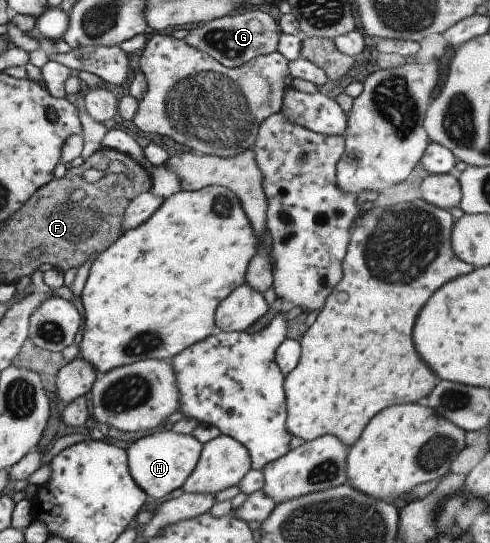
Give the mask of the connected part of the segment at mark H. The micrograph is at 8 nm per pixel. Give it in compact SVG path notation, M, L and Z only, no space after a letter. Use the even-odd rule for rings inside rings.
M157 429L134 441L126 449L127 467L133 481L143 493L153 499L167 497L173 489L183 485L199 459L202 444L191 434L178 434Z

